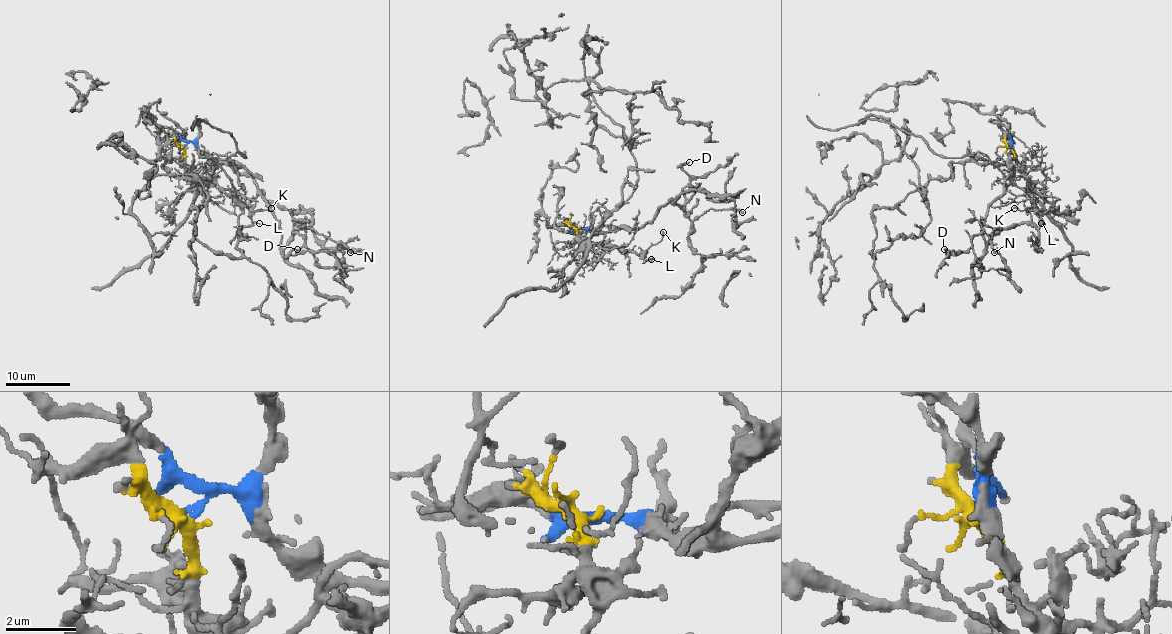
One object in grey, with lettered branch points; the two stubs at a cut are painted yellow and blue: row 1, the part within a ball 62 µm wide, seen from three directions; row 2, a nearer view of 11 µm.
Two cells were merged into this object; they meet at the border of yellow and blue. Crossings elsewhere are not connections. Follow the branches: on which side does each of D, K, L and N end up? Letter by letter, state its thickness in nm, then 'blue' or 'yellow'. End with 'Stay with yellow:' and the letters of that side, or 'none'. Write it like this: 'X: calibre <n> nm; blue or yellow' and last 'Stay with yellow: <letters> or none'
D: calibre 240 nm; blue
K: calibre 130 nm; yellow
L: calibre 120 nm; yellow
N: calibre 200 nm; blue
Stay with yellow: K, L

